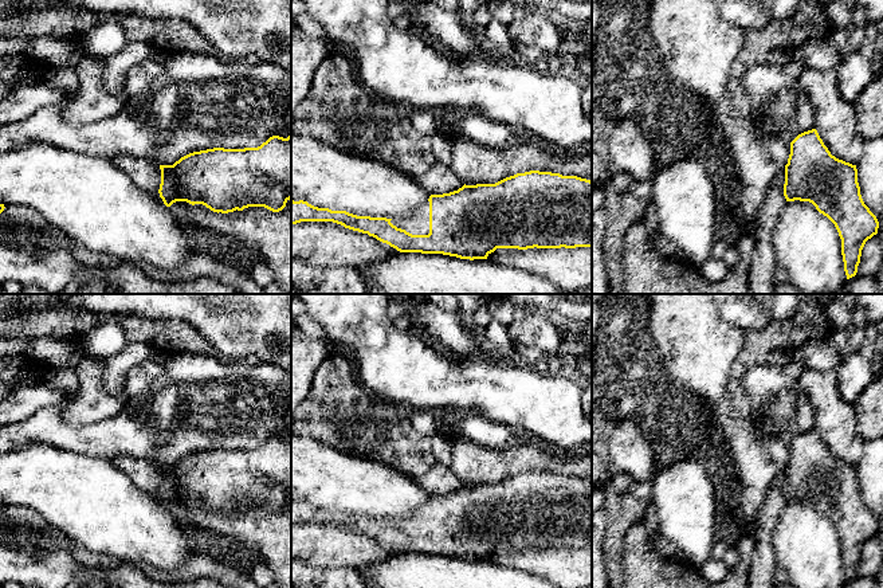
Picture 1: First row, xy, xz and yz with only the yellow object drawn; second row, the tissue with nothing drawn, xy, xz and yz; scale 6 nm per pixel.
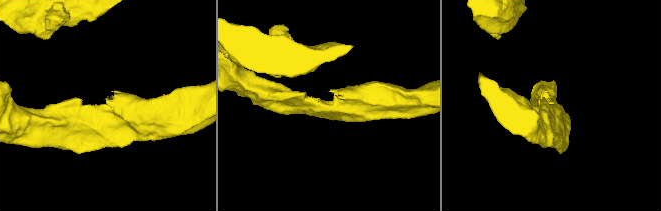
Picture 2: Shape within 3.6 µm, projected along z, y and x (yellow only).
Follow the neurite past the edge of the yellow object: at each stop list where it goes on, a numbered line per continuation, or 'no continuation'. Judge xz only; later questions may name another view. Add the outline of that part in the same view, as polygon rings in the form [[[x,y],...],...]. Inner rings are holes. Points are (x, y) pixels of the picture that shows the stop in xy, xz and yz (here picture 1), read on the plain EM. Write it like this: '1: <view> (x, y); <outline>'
1: xz (418, 524); [[[429,502],[421,505],[412,516],[407,518],[395,518],[391,521],[397,529],[405,530],[412,536],[429,534]]]

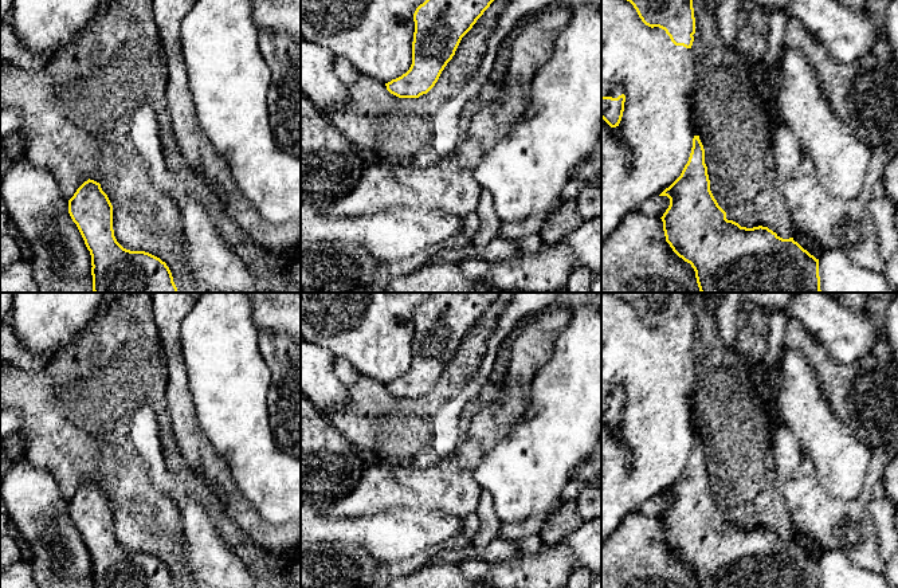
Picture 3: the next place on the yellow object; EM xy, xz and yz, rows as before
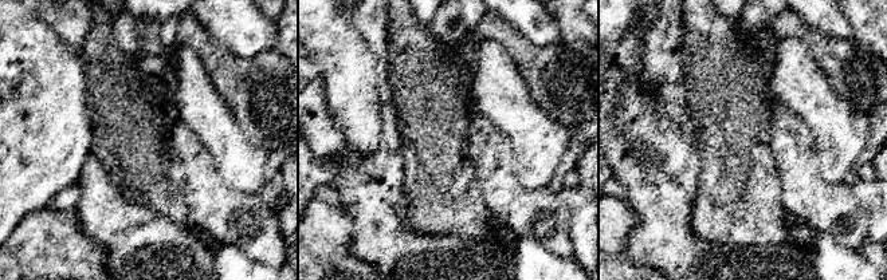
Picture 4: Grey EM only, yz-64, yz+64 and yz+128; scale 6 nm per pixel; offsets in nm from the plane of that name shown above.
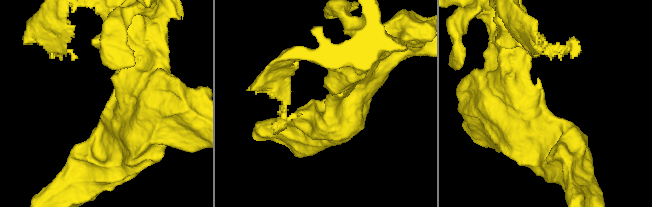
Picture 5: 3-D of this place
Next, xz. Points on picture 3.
no continuation

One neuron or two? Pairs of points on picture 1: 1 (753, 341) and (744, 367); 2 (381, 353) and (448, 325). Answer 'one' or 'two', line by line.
1: one
2: two

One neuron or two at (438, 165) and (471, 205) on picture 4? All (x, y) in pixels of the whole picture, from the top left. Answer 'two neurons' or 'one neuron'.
one neuron

